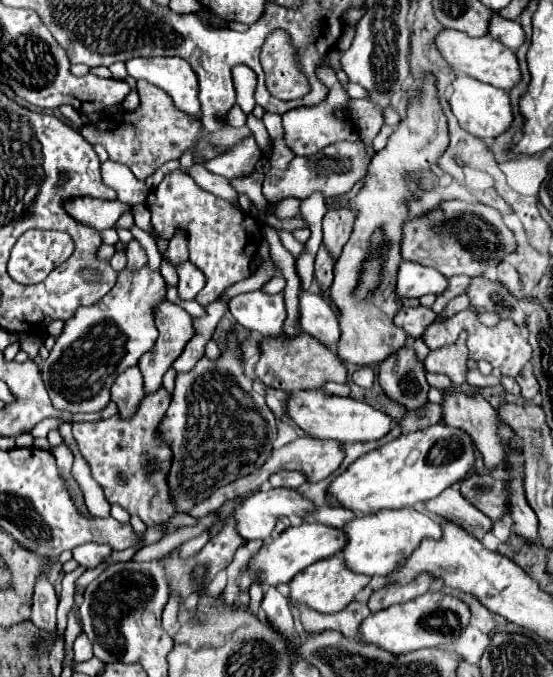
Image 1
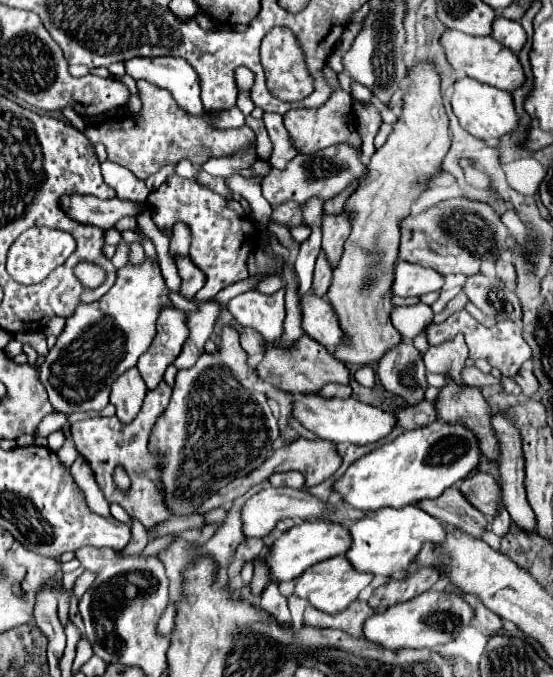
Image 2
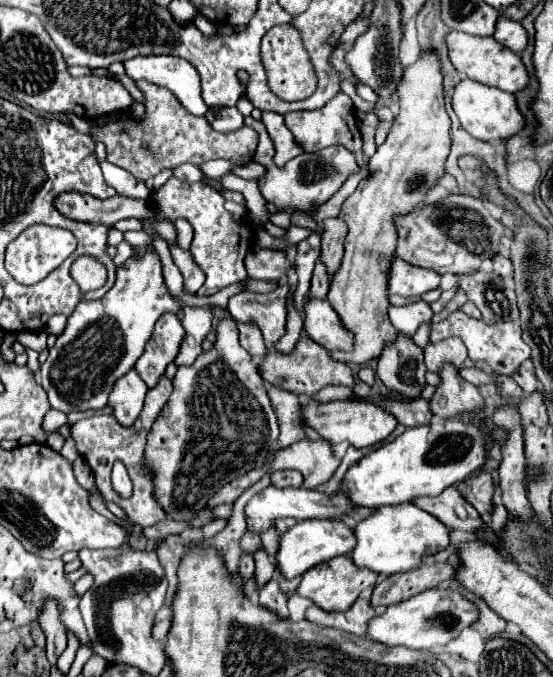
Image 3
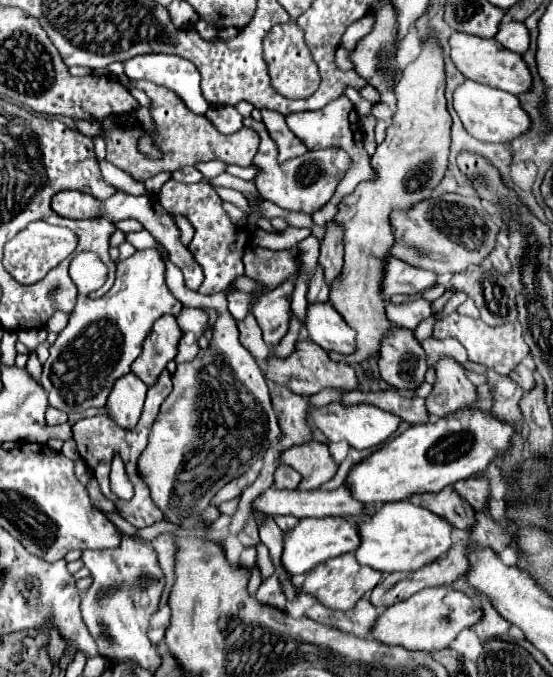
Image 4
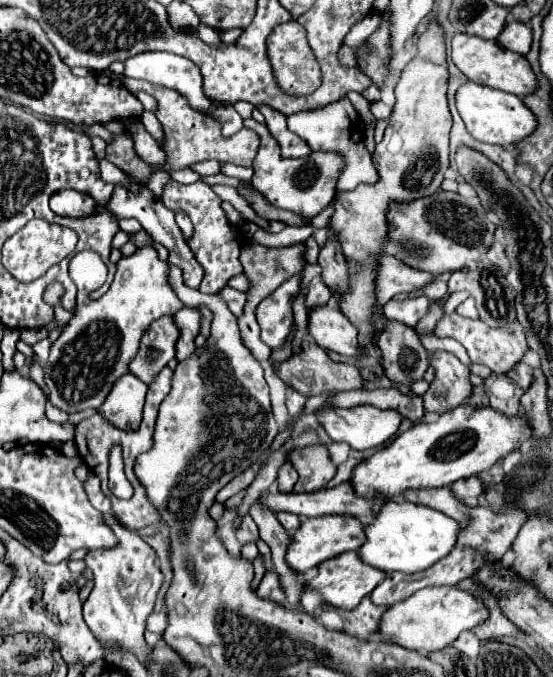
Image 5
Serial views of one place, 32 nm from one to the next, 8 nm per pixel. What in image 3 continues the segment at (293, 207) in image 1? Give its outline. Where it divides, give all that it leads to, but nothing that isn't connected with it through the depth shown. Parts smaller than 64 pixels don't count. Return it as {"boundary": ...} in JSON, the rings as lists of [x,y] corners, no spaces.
{"boundary":[[[280,208],[280,210],[274,214],[274,224],[276,224],[276,226],[282,226],[282,228],[288,228],[288,226],[290,226],[290,218],[292,218],[294,212],[296,212],[296,210],[292,210],[292,208]]]}

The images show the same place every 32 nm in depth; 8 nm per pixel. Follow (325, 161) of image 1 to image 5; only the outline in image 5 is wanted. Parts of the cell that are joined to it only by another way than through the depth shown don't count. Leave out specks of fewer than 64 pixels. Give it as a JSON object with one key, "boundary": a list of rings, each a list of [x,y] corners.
{"boundary":[[[250,118],[244,120],[244,126],[260,136],[260,148],[254,158],[254,176],[252,176],[254,188],[274,206],[292,210],[306,218],[312,218],[318,212],[322,212],[334,196],[336,182],[340,178],[340,172],[344,170],[344,156],[340,152],[312,152],[310,156],[294,160],[280,158],[280,148],[264,124]]]}

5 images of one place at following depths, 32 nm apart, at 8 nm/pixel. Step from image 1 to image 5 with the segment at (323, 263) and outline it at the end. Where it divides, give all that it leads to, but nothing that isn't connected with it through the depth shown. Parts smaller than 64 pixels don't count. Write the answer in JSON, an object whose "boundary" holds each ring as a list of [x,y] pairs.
{"boundary":[[[314,276],[312,282],[308,284],[308,294],[306,294],[306,308],[312,306],[320,306],[320,304],[328,304],[330,302],[330,290],[328,286],[322,282],[322,276]]]}

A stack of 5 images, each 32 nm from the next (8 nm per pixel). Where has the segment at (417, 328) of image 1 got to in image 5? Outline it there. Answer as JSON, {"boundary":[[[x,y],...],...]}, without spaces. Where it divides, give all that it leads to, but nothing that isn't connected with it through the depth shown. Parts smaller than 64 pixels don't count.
{"boundary":[[[418,296],[418,298],[408,298],[402,302],[390,300],[384,306],[384,314],[388,320],[396,320],[414,328],[418,320],[428,314],[428,308],[430,308],[430,300],[426,296]]]}

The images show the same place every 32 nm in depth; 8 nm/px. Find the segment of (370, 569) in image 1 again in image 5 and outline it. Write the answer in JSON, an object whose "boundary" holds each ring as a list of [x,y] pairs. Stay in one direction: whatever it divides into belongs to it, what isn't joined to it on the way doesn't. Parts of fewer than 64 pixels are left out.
{"boundary":[[[390,500],[378,510],[374,522],[364,526],[366,542],[360,546],[358,554],[360,560],[364,560],[364,564],[370,564],[382,572],[398,570],[414,574],[430,568],[436,560],[444,558],[456,544],[458,530],[458,524],[438,510],[432,510],[422,504],[412,504],[406,500]]]}

